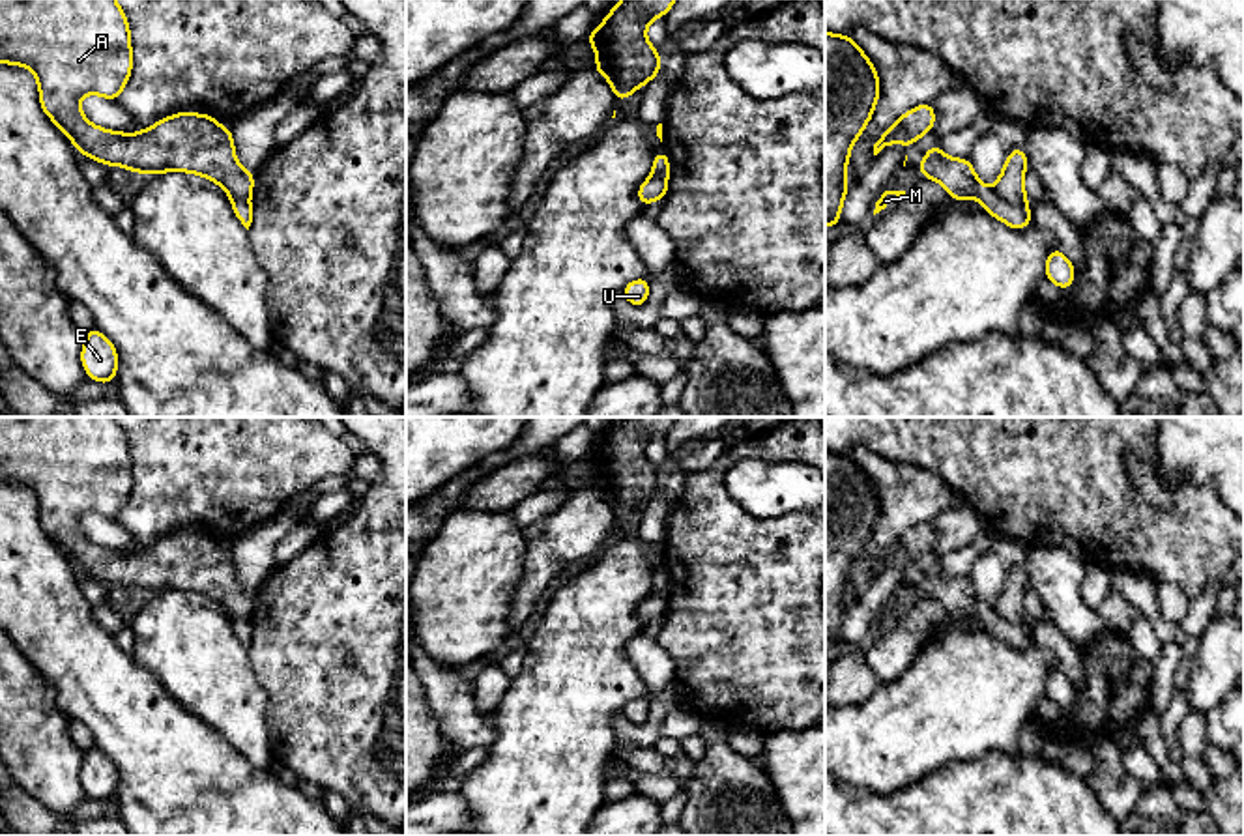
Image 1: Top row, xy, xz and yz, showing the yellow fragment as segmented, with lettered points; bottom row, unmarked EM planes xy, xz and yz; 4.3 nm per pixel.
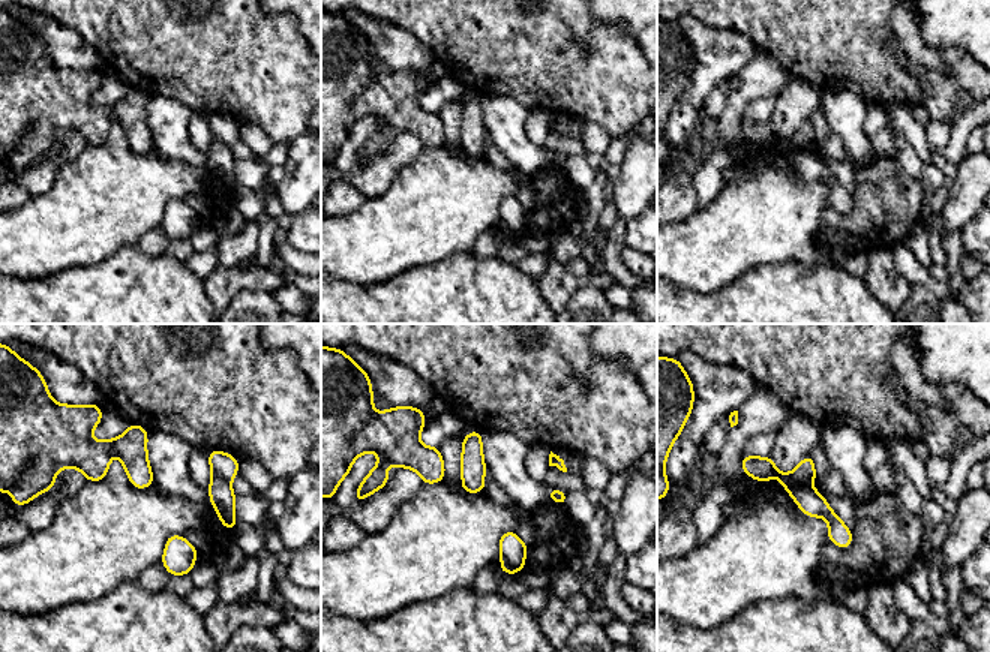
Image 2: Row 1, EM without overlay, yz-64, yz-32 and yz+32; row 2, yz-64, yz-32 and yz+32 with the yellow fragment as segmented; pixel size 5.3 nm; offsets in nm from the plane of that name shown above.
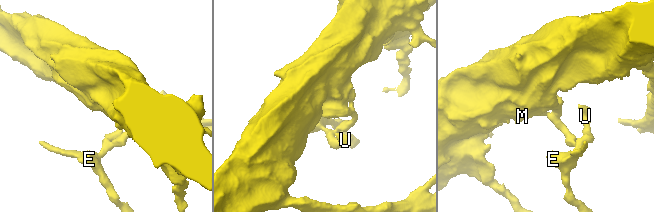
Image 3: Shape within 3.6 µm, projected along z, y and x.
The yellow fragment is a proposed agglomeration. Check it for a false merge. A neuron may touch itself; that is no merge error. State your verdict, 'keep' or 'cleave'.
cleave

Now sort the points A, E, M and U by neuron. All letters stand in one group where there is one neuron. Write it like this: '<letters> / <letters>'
A M / E U

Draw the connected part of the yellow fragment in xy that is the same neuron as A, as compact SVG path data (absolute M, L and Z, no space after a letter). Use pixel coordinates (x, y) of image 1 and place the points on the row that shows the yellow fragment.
M0 0L0 62L34 71L43 112L79 153L135 174L193 172L219 183L232 202L251 198L254 172L238 165L232 129L210 114L178 112L133 135L107 131L84 118L80 97L97 94L116 101L133 69L129 22L116 0Z

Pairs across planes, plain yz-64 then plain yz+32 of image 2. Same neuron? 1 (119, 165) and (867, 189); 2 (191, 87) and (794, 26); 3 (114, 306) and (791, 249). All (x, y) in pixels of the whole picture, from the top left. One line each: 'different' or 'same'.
1: different
2: same
3: different

